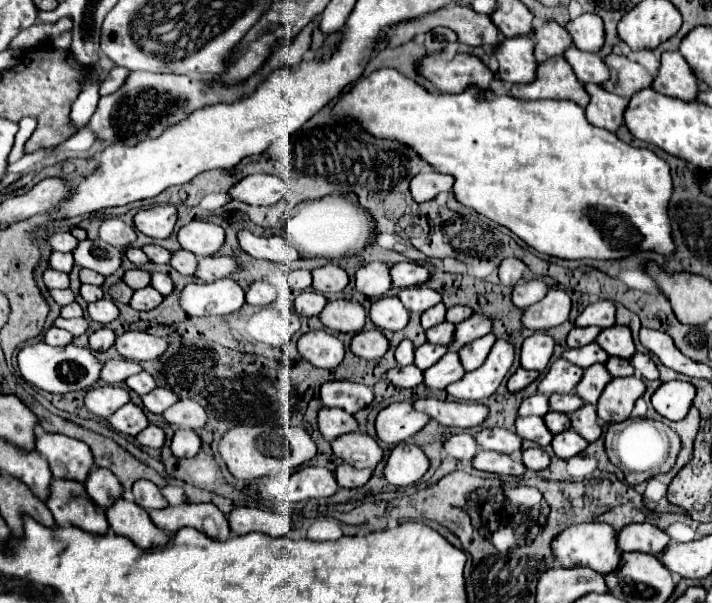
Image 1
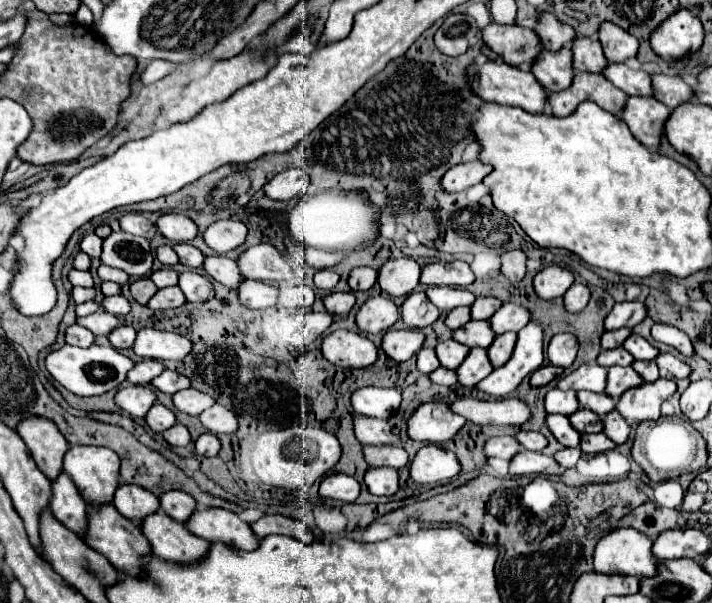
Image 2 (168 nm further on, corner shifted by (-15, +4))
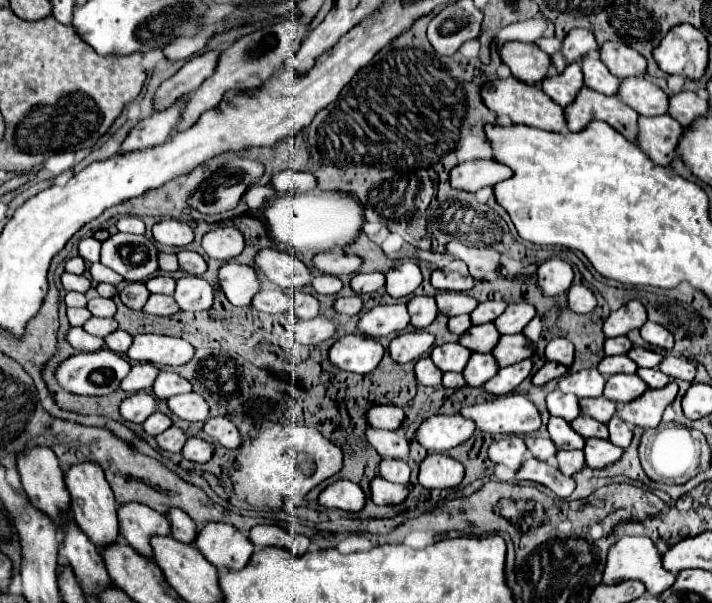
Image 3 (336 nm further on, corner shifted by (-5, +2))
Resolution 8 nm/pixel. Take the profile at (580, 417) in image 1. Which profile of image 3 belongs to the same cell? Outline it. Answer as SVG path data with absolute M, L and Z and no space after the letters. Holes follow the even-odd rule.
M613 416L607 424L609 428L609 440L619 446L619 448L627 448L631 444L631 438L633 438L633 428L629 424L625 424L619 416Z

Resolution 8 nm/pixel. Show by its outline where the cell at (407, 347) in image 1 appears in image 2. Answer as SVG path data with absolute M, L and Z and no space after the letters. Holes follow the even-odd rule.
M423 348L419 354L417 354L417 368L419 372L423 374L431 374L435 368L439 368L439 360L437 360L437 354L429 348Z

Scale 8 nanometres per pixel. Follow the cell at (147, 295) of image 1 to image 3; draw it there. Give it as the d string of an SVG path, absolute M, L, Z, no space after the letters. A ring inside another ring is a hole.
M151 294L147 304L143 306L143 312L153 314L153 316L169 316L179 312L179 306L173 296L163 296L163 294Z

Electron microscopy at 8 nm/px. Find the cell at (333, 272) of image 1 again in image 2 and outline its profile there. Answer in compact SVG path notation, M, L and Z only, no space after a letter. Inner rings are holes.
M367 266L355 268L349 276L349 286L353 292L355 290L369 290L377 282L377 276L379 276L379 272L375 268L367 268Z

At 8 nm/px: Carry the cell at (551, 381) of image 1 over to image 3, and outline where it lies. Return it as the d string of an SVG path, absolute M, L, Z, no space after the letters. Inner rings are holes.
M589 368L589 370L569 374L569 376L561 378L557 384L557 388L561 392L571 392L579 398L585 398L585 396L597 398L603 394L603 386L605 386L605 376L597 368Z

